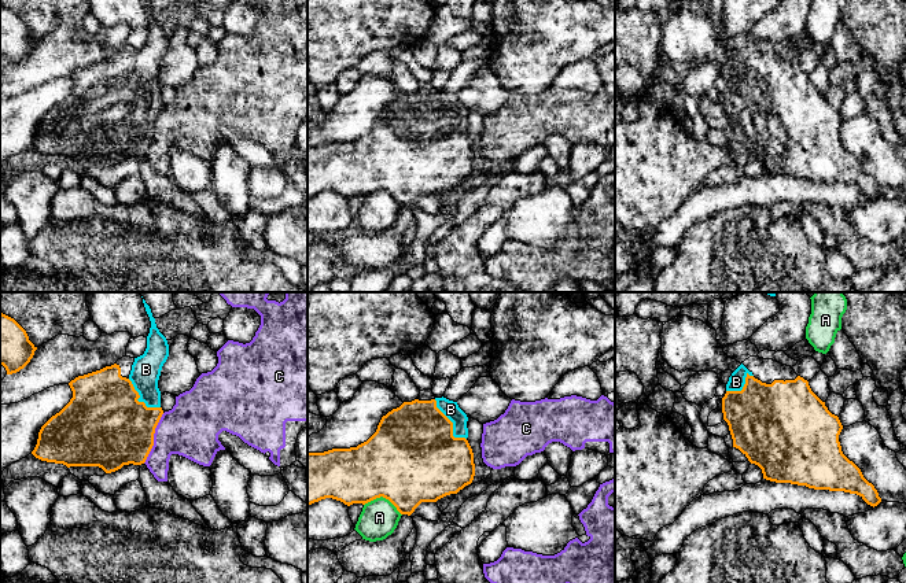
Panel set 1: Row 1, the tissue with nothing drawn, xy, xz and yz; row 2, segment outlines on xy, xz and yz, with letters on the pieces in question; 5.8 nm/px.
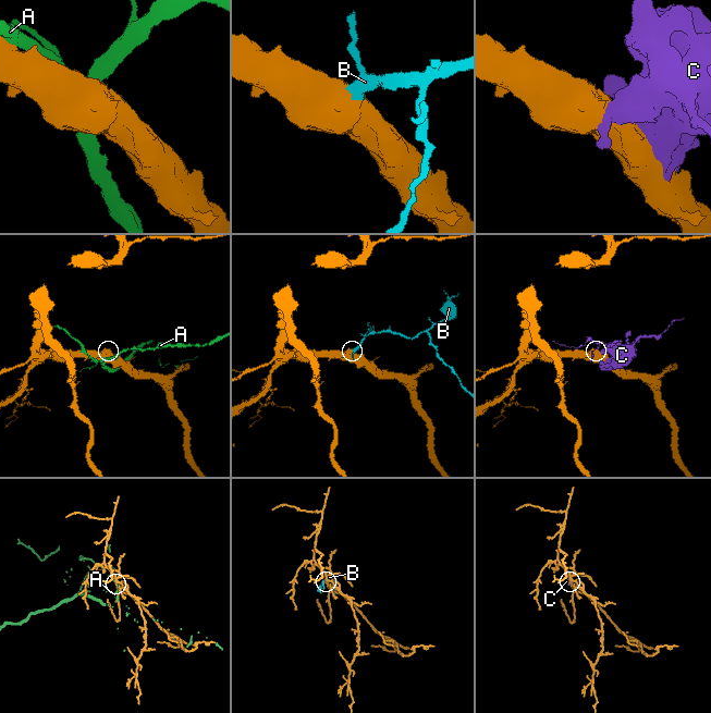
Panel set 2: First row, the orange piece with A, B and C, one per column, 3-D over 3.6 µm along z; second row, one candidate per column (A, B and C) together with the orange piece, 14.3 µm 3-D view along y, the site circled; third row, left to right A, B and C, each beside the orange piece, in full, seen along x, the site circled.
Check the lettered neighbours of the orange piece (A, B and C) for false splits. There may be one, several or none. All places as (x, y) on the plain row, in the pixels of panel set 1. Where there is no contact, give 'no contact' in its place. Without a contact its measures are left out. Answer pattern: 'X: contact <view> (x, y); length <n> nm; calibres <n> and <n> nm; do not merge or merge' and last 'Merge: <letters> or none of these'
A: contact xz (383, 189); length 240 nm; calibres 500 and 220 nm; do not merge
B: contact xz (452, 117); length 300 nm; calibres 460 and 100 nm; merge
C: contact xy (153, 131); length 320 nm; calibres 460 and 320 nm; do not merge
Merge: B

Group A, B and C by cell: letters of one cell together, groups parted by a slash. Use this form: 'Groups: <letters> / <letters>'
Groups: A / B / C

